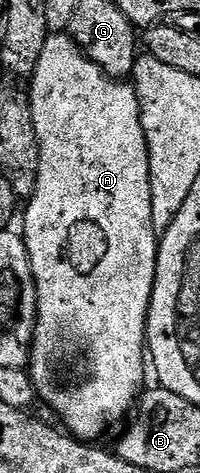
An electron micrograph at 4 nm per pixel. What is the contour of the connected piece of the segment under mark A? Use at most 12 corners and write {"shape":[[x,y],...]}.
{"shape":[[29,78],[29,374],[95,443],[144,388],[157,256],[134,84]]}

